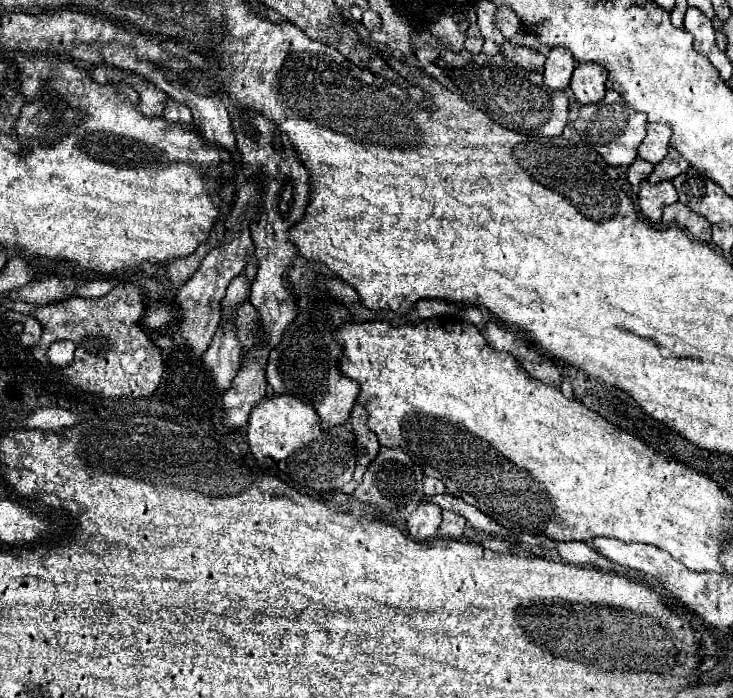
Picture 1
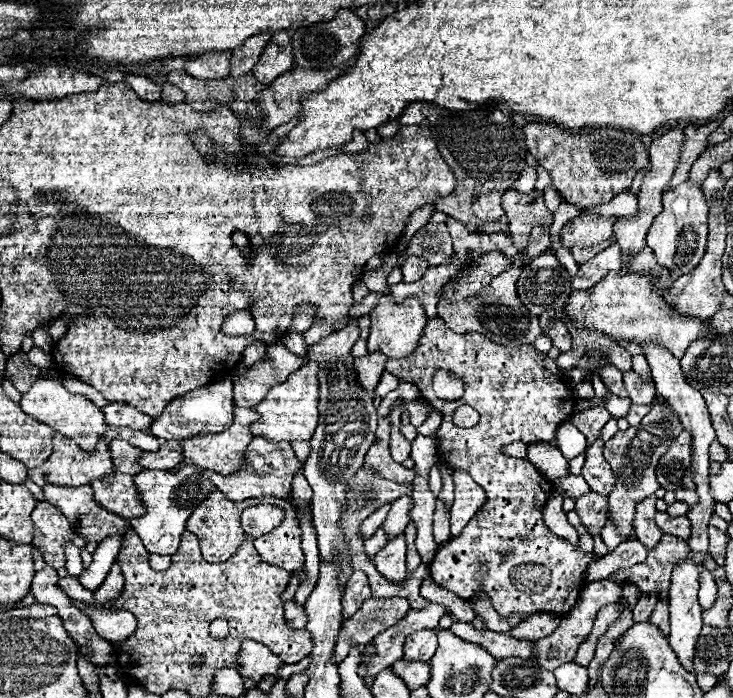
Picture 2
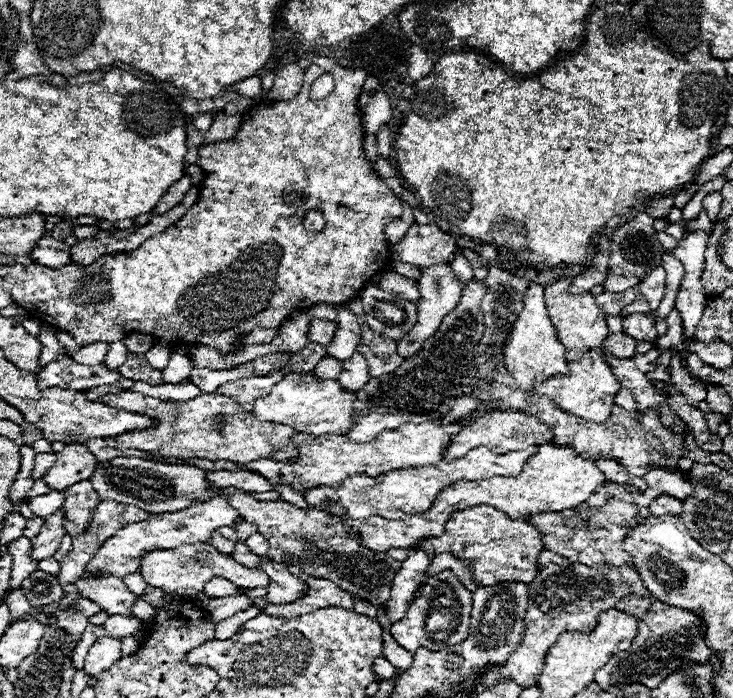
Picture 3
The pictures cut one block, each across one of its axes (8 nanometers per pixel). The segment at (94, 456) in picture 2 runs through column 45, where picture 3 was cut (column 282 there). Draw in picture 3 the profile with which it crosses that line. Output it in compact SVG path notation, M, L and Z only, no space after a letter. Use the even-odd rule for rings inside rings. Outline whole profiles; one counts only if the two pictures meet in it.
M486 402L484 408L464 416L462 420L456 420L452 424L444 424L438 426L434 422L424 422L424 424L402 424L396 430L386 430L382 434L378 434L374 440L364 442L364 444L356 444L352 440L348 440L346 436L300 436L296 434L292 438L292 442L298 446L300 450L300 458L294 464L286 464L286 462L274 462L268 458L260 458L248 466L242 464L234 464L228 460L204 460L204 458L190 458L186 464L190 466L198 466L206 472L214 472L214 470L252 470L262 474L264 478L268 478L274 486L292 486L294 490L302 492L314 486L338 486L340 480L344 480L346 476L354 476L354 474L368 474L368 476L378 476L384 474L388 470L396 470L396 468L412 468L412 466L430 466L436 464L438 460L444 458L444 450L448 448L448 444L452 442L452 436L456 436L456 432L460 432L464 426L468 426L476 416L482 416L488 410L496 410L494 402Z

